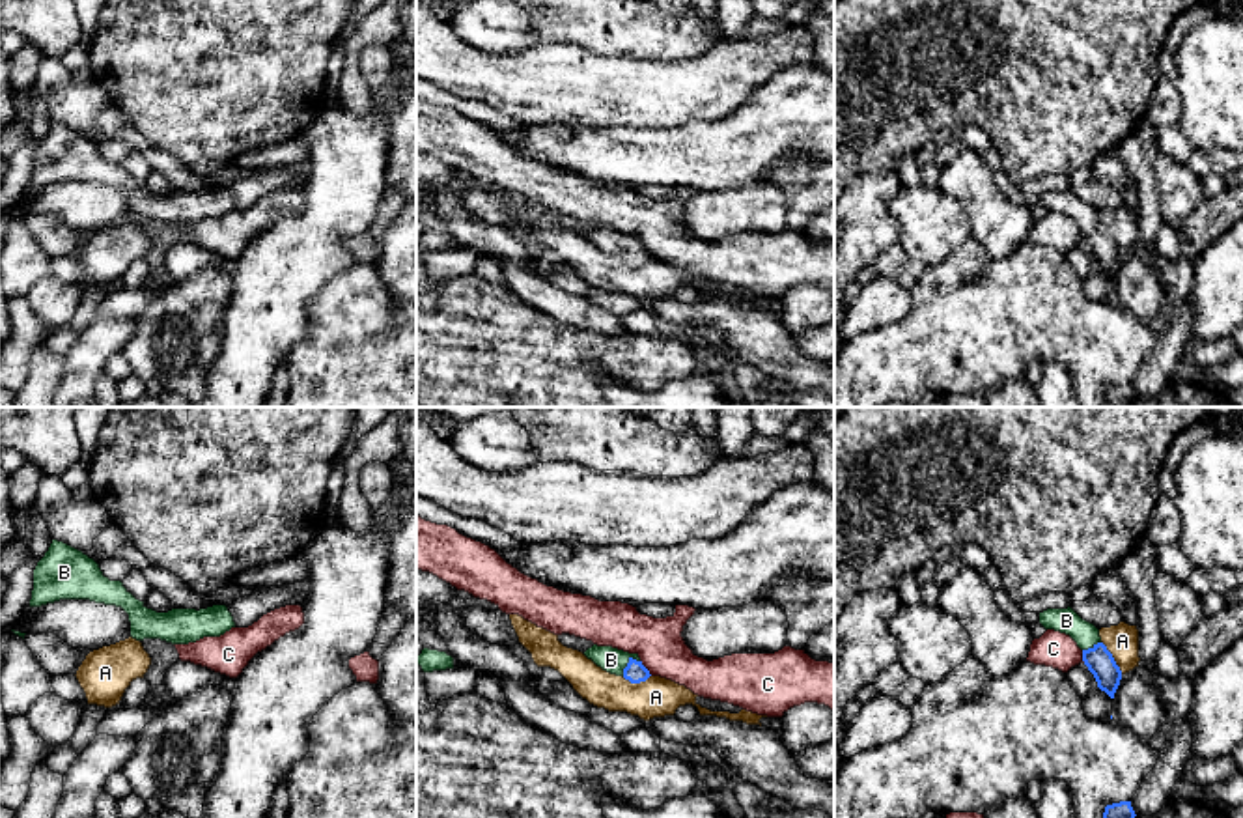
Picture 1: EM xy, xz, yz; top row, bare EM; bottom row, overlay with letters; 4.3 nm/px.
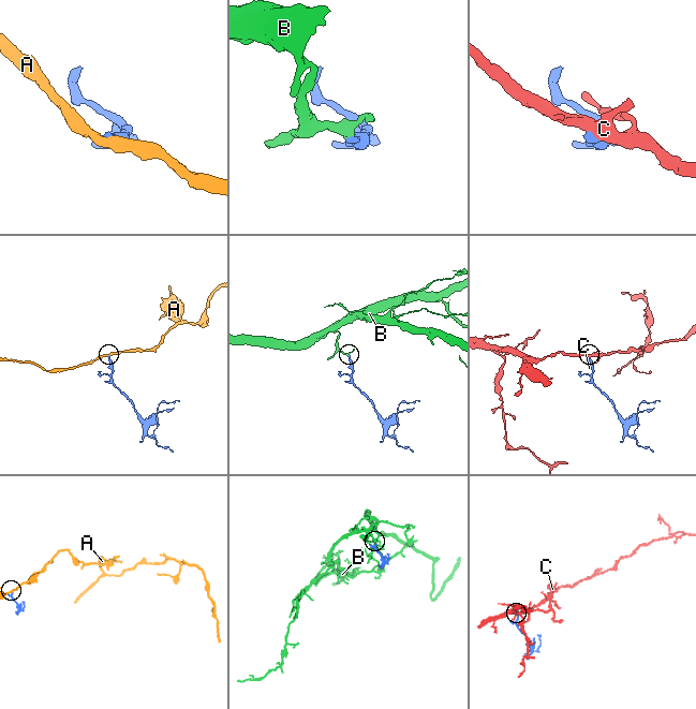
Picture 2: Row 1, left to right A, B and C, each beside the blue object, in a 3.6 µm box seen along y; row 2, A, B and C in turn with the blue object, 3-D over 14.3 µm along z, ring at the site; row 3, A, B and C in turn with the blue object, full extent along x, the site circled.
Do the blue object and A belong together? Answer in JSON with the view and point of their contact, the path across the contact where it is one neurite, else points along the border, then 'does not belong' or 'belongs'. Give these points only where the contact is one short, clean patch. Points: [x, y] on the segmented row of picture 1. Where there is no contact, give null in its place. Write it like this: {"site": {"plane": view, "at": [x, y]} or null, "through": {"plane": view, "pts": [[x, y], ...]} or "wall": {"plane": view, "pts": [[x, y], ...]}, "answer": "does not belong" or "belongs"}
{"site": {"plane": "yz", "at": [1113, 658]}, "wall": {"plane": "yz", "pts": [[1102, 641], [1122, 673]]}, "answer": "does not belong"}

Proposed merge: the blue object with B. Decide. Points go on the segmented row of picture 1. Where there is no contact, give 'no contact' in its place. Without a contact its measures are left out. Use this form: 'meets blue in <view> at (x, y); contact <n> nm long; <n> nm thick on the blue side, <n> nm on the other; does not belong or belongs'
meets blue in xz at (628, 663); contact 100 nm long; 90 nm thick on the blue side, 110 nm on the other; belongs

